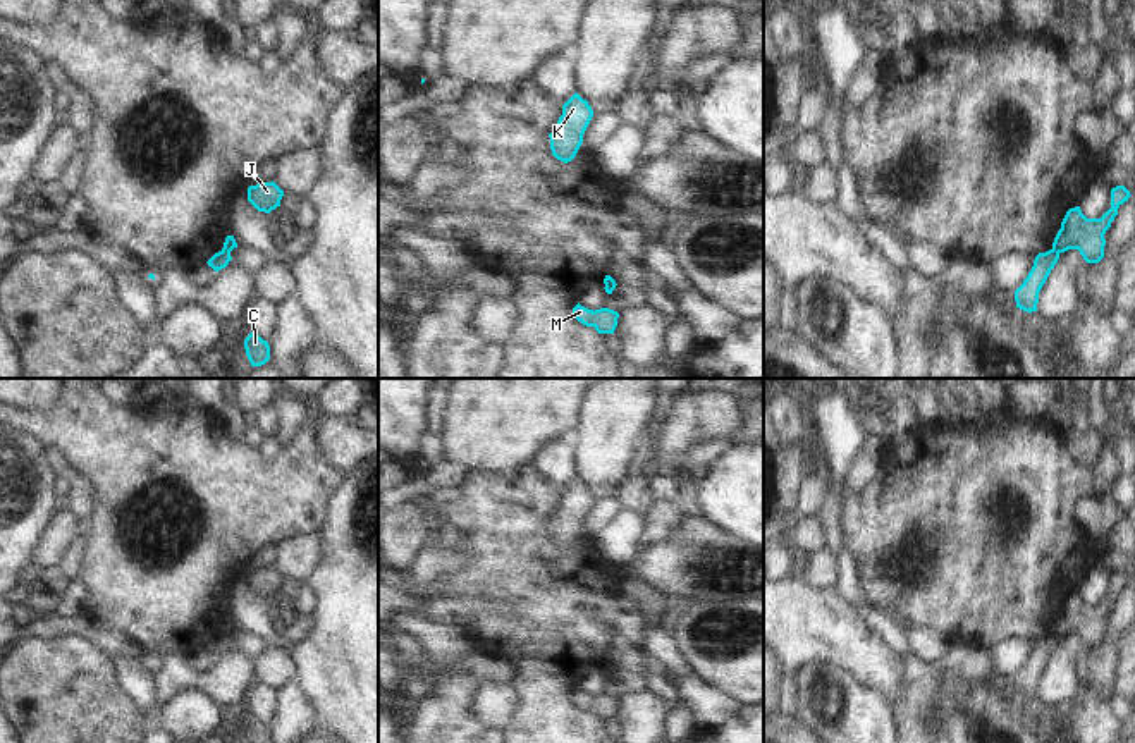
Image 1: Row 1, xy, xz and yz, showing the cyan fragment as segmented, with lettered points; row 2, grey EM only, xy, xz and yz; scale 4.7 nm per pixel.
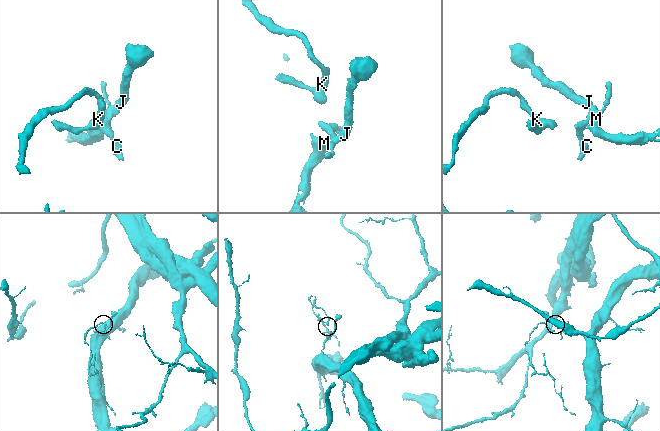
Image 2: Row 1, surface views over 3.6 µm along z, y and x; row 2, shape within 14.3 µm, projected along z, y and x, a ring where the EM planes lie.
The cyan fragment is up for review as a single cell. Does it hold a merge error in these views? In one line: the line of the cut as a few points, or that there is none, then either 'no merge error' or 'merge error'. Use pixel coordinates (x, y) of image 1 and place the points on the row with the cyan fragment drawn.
yz (1051, 250), (1058, 253) | merge error

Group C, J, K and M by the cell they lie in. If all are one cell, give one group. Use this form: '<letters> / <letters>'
C / J K M

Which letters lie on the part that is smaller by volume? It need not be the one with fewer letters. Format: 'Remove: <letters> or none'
Remove: C

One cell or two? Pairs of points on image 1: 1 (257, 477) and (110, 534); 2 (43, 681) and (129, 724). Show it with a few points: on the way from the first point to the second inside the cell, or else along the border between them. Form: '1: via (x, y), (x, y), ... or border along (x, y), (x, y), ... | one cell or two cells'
1: via (215, 477), (165, 473), (143, 482), (131, 492) | one cell
2: via (64, 700), (85, 721), (109, 724) | one cell

